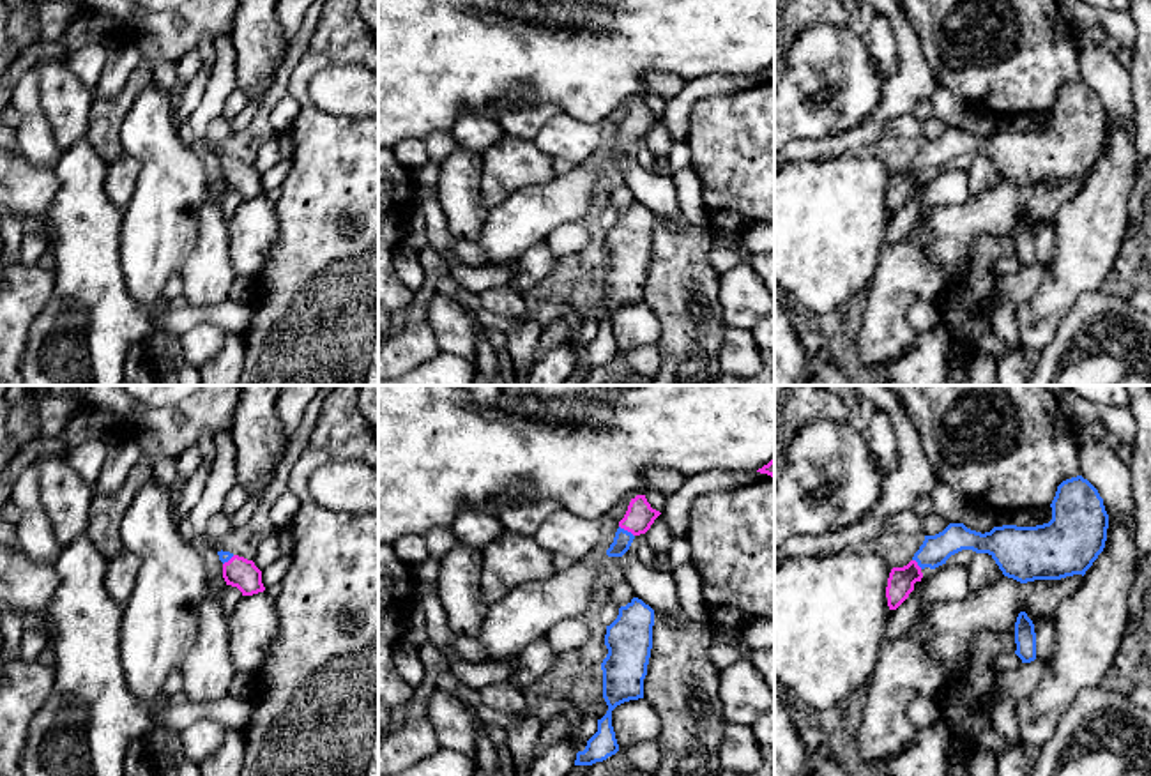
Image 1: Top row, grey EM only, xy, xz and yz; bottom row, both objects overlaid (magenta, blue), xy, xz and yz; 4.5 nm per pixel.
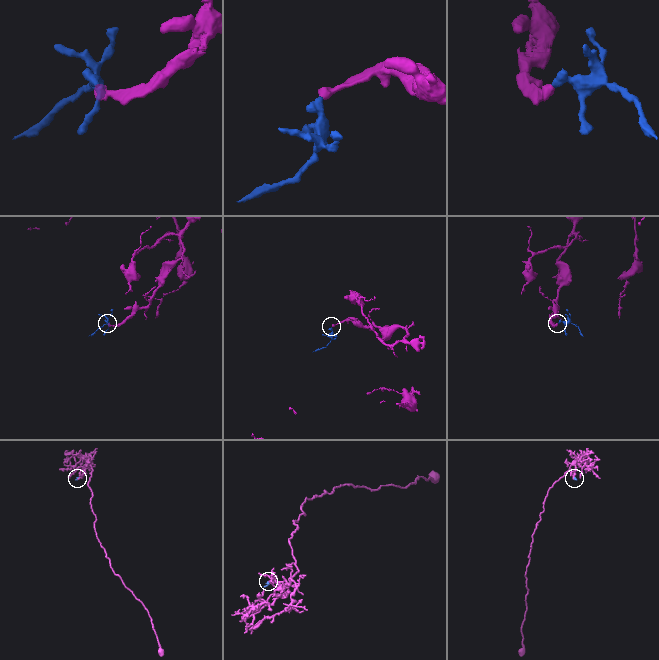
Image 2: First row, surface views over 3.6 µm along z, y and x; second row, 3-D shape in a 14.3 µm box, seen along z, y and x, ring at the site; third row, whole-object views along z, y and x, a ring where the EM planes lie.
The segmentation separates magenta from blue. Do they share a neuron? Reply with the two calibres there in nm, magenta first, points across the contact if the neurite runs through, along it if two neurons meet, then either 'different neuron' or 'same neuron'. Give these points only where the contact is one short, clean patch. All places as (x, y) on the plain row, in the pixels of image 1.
130 nm thick on the magenta side, 90 nm on the other; runs through xz (639, 121), (626, 133), (623, 144); same neuron

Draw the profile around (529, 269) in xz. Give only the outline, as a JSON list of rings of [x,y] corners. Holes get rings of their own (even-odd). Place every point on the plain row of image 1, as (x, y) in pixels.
[[[545,240],[525,249],[513,262],[500,265],[500,269],[509,269],[513,272],[511,286],[520,293],[527,293],[553,272],[557,262],[559,258]]]

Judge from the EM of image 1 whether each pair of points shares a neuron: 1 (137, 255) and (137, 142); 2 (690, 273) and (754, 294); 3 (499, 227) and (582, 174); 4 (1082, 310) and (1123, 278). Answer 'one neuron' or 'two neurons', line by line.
1: one neuron
2: two neurons
3: one neuron
4: two neurons

